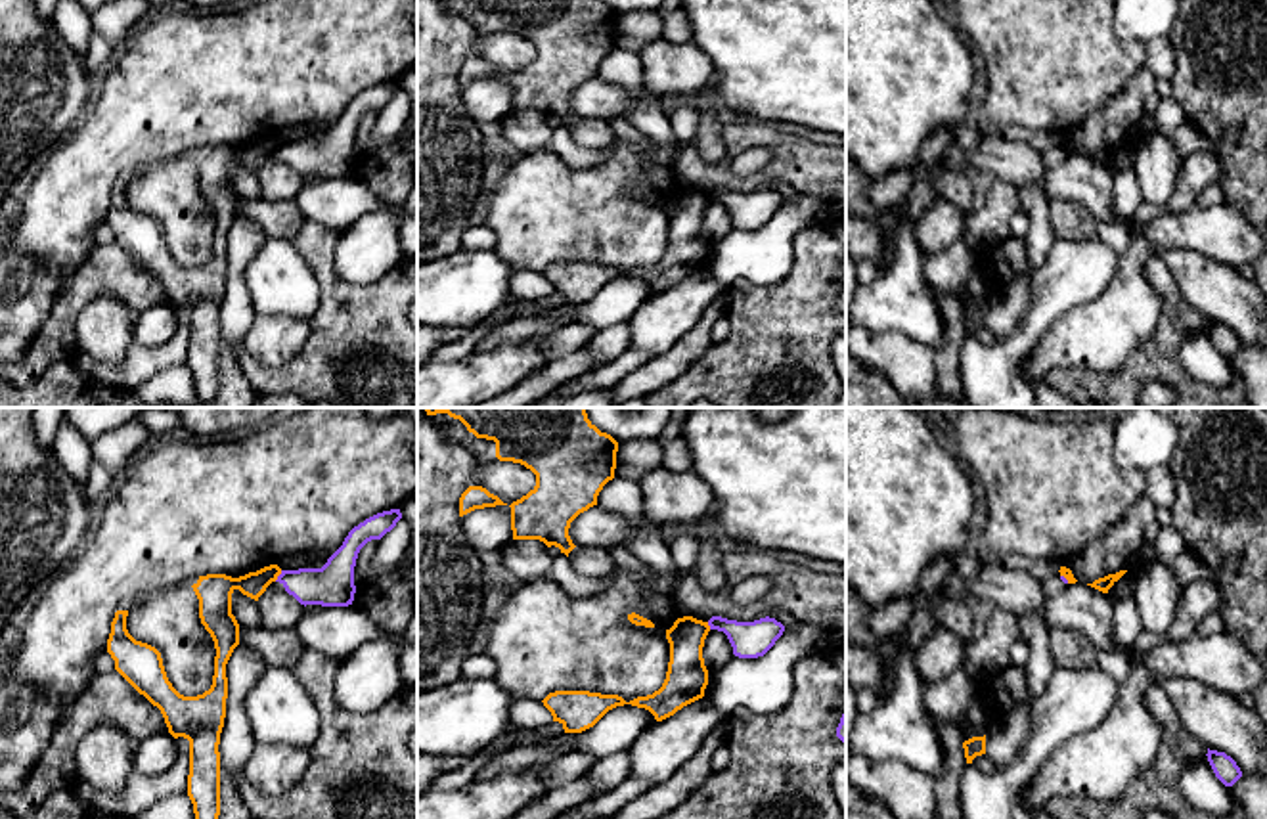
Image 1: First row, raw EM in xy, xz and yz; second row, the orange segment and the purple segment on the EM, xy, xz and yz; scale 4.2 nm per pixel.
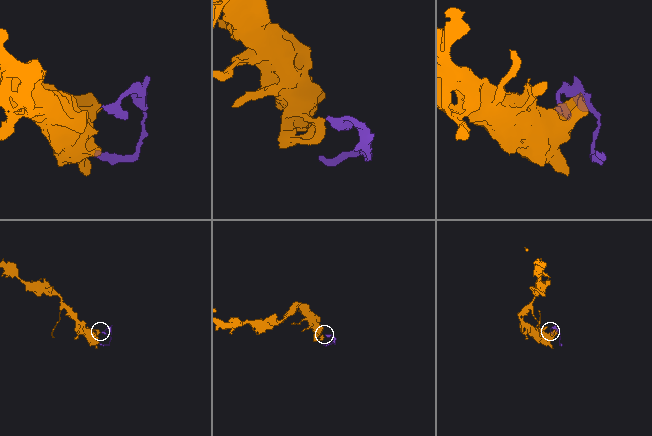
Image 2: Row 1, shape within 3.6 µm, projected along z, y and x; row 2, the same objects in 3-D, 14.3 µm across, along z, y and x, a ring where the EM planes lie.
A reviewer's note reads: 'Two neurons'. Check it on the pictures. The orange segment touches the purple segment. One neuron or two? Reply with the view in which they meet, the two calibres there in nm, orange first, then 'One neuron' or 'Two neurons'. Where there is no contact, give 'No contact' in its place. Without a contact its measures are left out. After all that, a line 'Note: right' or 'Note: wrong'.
Touches orange in xy. Thickness 110 nm (orange) against 180 nm. Two neurons
Note: right

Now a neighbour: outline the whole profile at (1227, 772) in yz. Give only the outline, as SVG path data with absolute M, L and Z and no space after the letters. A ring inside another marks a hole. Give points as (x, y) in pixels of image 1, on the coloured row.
M1208 748L1206 756L1208 756L1208 762L1210 762L1215 777L1225 786L1233 786L1242 777L1242 771L1236 765L1236 762L1231 756L1227 756L1225 752L1217 752L1217 750Z

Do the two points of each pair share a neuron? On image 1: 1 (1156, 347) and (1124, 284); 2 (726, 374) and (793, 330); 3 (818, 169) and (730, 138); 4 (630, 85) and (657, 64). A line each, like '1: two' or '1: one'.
1: two
2: one
3: one
4: two

